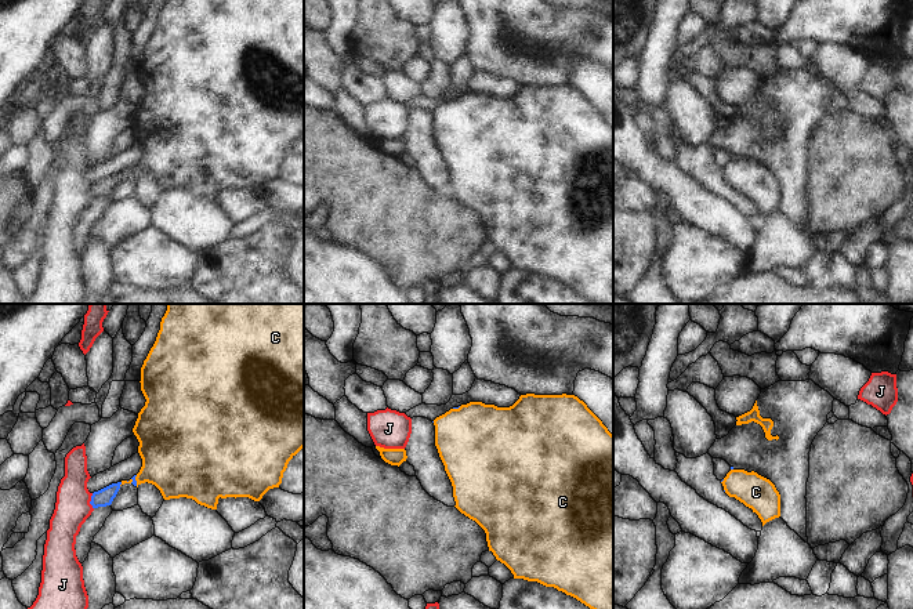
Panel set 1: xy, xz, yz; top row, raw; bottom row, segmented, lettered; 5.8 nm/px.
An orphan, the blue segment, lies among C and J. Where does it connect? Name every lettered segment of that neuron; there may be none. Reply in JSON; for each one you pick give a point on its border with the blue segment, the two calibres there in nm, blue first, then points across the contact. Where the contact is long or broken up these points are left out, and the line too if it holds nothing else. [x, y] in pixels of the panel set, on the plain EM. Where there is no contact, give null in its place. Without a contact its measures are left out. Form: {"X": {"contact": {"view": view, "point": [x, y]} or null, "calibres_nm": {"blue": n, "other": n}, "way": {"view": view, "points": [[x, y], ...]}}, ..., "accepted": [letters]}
{"C": {"contact": {"view": "xy", "point": [133, 171]}, "calibres_nm": {"blue": 30, "other": 340}, "way": {"view": "xy", "points": [[134, 173], [133, 171], [170, 151]]}}, "accepted": ["C"]}

